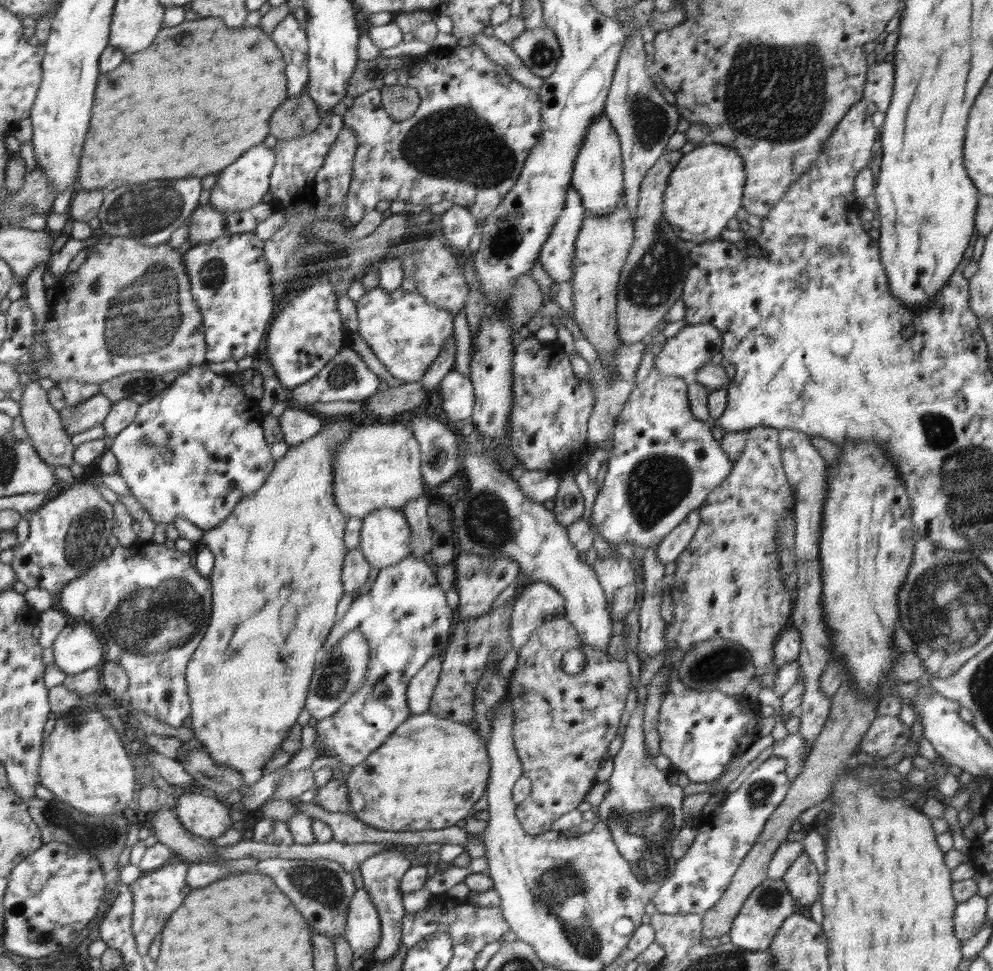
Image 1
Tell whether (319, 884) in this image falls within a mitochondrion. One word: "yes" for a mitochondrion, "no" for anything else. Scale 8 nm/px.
yes

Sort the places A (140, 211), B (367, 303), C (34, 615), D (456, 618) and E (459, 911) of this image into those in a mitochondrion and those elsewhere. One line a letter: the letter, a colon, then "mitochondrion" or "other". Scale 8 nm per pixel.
A: mitochondrion
B: other
C: other
D: other
E: other

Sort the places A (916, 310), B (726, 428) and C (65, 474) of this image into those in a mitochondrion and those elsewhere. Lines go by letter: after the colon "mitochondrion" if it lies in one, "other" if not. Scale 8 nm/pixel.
A: other
B: other
C: other

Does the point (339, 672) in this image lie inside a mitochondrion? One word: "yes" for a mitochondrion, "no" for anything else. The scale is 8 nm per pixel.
yes

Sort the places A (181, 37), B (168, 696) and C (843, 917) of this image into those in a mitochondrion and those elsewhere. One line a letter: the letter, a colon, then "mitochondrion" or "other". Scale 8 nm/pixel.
A: other
B: other
C: other

